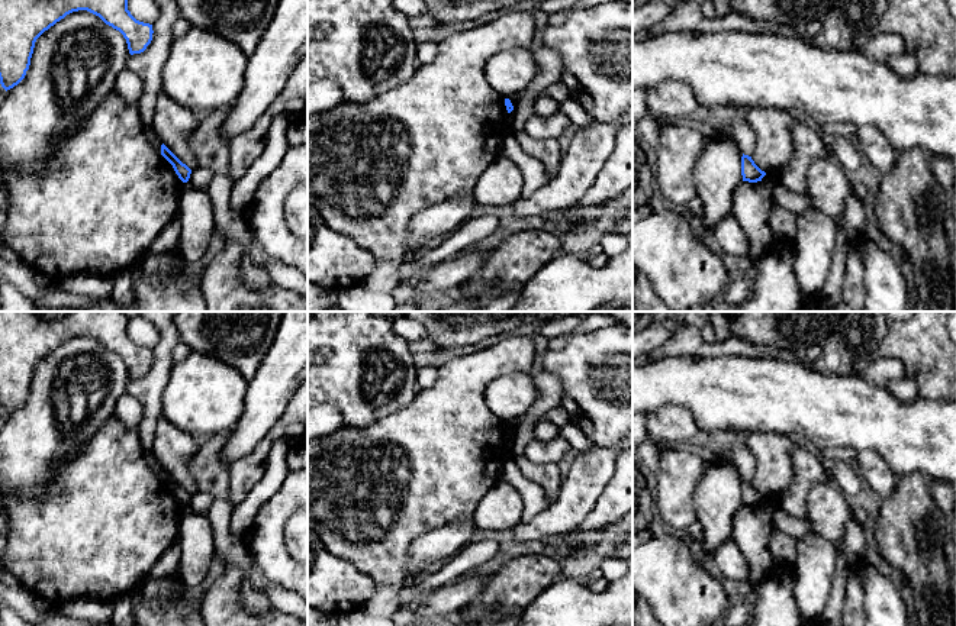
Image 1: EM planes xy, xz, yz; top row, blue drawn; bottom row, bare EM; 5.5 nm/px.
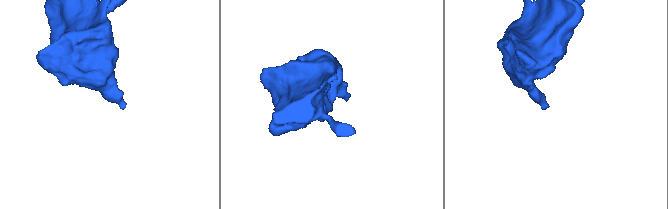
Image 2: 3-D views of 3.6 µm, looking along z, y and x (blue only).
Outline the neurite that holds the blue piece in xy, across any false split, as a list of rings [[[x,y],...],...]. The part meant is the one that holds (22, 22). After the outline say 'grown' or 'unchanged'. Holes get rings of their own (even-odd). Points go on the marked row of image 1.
[[[0,0],[0,84],[6,91],[25,78],[36,39],[67,14],[78,10],[87,10],[119,30],[126,39],[131,55],[144,52],[152,41],[152,25],[136,20],[128,10],[128,0]]]; unchanged

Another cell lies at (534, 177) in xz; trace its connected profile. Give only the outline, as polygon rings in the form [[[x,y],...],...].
[[[506,133],[499,156],[512,161],[522,174],[522,199],[529,199],[534,193],[548,184],[550,178],[545,172],[544,165],[527,155],[515,136]]]

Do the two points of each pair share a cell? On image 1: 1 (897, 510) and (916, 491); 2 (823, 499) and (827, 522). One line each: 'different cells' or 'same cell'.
1: same cell
2: same cell

